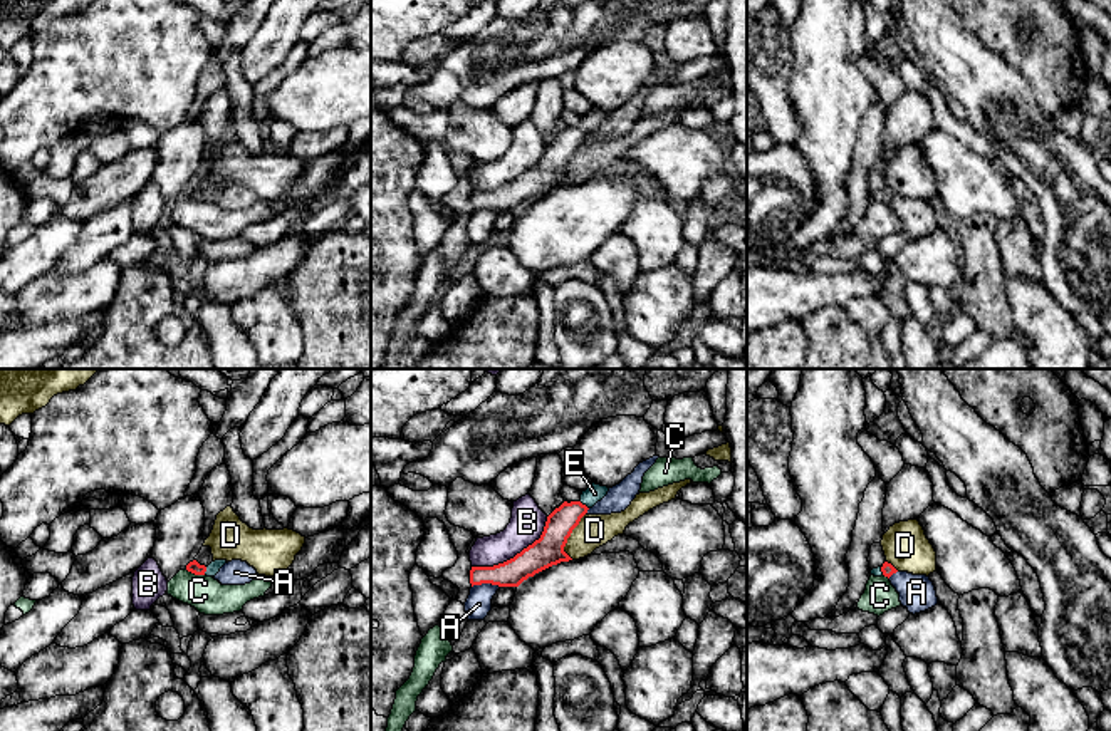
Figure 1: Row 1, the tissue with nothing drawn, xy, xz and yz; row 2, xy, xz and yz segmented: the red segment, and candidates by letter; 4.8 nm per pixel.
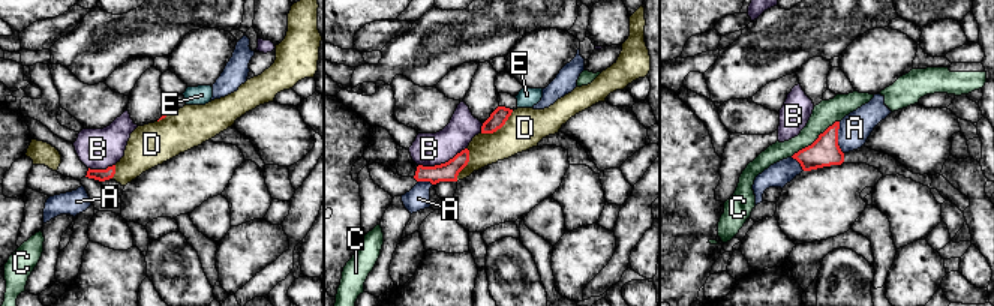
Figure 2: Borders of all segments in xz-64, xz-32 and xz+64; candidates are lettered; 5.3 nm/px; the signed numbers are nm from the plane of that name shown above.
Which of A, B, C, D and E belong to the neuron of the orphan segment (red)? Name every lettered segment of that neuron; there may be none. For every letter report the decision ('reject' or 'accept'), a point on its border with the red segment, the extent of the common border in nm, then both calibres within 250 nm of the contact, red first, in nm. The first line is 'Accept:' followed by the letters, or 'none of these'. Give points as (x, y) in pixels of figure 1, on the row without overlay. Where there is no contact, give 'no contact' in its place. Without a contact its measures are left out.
Accept: E
A: reject; meets red in xz at (485, 207); contact 140 nm long; 140 nm thick on the red side, 120 nm on the other
B: reject; meets red in xz at (517, 178); contact 440 nm long; 150 nm thick on the red side, 170 nm on the other
C: reject; meets red in xy at (195, 198); contact 100 nm long; 60 nm thick on the red side, 170 nm on the other
D: reject; meets red in xz at (569, 160); contact 240 nm long; 150 nm thick on the red side, 160 nm on the other
E: accept; meets red in xz at (584, 129); contact 60 nm long; 140 nm thick on the red side, 90 nm on the other

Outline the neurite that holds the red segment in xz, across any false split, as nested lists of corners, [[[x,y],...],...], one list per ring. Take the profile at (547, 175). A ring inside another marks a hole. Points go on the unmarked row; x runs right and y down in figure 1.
[[[592,107],[586,116],[582,116],[579,126],[564,126],[547,141],[540,163],[524,173],[514,183],[493,191],[472,191],[472,211],[482,208],[519,211],[529,201],[534,201],[535,198],[561,186],[572,184],[564,176],[567,163],[587,134],[601,126],[608,116],[608,111]]]

